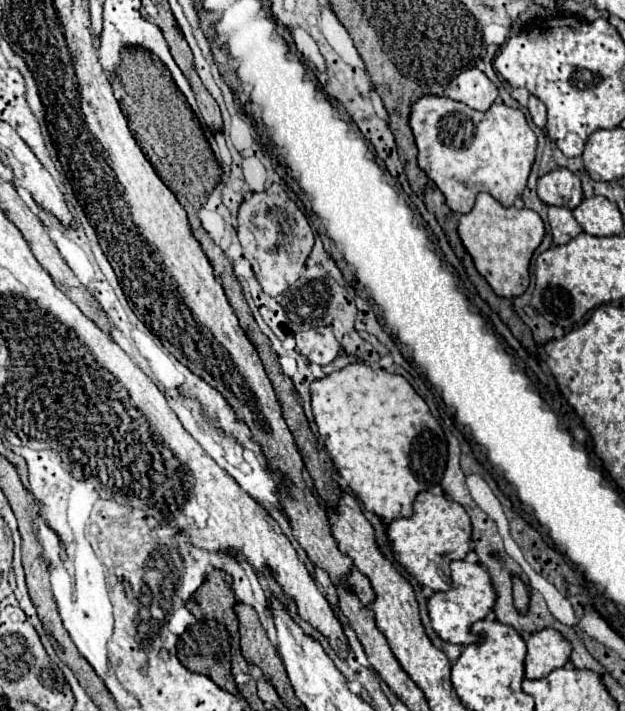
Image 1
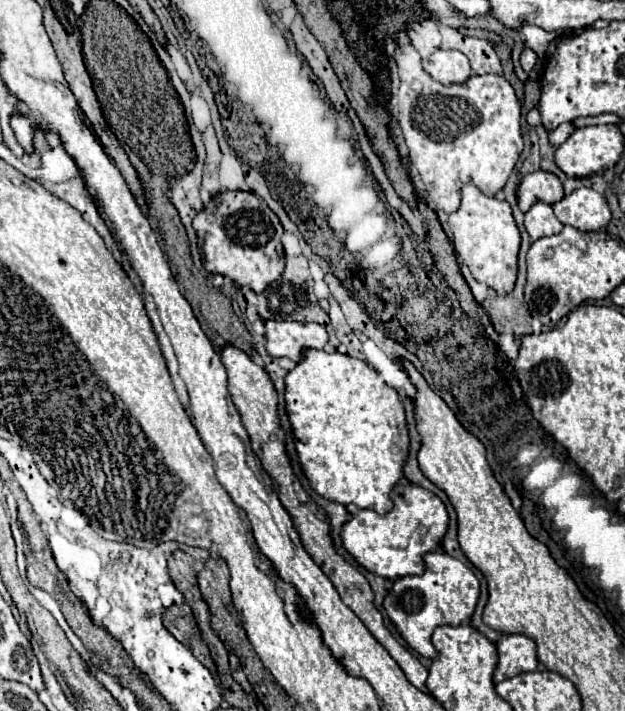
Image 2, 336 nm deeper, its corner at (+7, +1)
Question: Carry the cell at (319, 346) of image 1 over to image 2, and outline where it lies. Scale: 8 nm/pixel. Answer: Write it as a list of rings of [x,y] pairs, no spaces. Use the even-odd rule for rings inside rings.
[[[265,321],[265,347],[271,357],[289,357],[299,363],[305,349],[323,349],[325,343],[327,331],[317,323]]]

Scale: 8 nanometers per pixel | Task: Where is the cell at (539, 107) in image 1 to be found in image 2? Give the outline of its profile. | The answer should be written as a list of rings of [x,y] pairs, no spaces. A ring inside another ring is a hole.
[[[523,47],[523,51],[521,51],[521,67],[529,73],[529,71],[533,69],[535,63],[537,63],[537,55],[535,55],[535,51],[529,49],[529,47]]]

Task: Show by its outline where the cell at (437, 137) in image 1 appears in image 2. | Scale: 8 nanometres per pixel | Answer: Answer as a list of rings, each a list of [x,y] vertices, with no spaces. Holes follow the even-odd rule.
[[[397,33],[395,39],[395,61],[399,69],[399,91],[397,91],[397,111],[399,125],[403,131],[405,145],[409,149],[409,161],[417,169],[427,195],[433,199],[439,211],[453,213],[459,207],[459,189],[465,183],[473,183],[481,193],[493,197],[507,183],[521,151],[521,103],[503,75],[471,75],[469,81],[461,85],[441,85],[431,79],[419,61],[417,49],[411,45],[407,33]]]

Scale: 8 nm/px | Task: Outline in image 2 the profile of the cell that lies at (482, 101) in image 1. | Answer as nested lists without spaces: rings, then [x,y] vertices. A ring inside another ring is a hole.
[[[437,49],[421,61],[423,69],[439,83],[463,83],[471,75],[469,59],[457,49]]]

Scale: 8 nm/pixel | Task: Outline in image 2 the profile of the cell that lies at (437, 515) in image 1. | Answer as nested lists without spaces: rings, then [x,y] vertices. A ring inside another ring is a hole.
[[[413,483],[395,485],[391,501],[393,509],[385,515],[379,515],[371,509],[361,509],[357,515],[345,521],[341,527],[341,541],[347,553],[367,571],[395,581],[405,575],[423,573],[423,555],[435,551],[441,545],[449,515],[443,501],[435,493]]]

